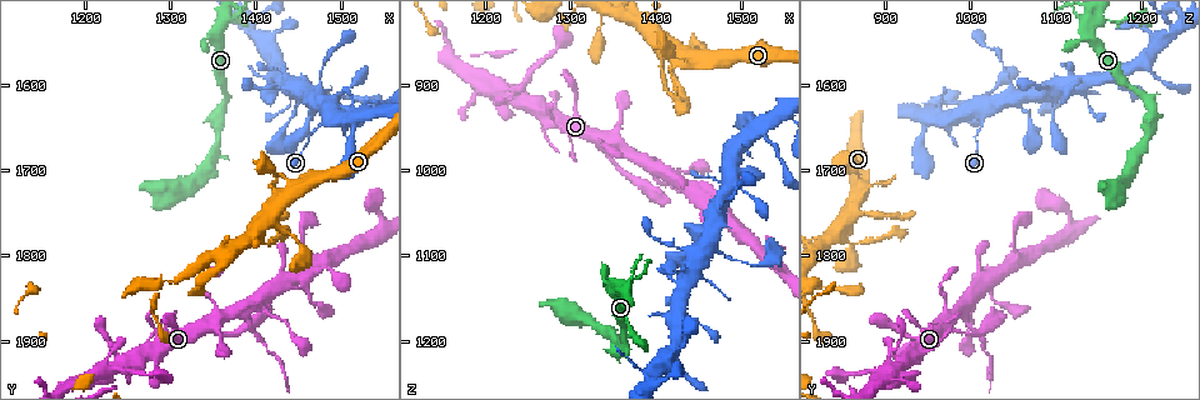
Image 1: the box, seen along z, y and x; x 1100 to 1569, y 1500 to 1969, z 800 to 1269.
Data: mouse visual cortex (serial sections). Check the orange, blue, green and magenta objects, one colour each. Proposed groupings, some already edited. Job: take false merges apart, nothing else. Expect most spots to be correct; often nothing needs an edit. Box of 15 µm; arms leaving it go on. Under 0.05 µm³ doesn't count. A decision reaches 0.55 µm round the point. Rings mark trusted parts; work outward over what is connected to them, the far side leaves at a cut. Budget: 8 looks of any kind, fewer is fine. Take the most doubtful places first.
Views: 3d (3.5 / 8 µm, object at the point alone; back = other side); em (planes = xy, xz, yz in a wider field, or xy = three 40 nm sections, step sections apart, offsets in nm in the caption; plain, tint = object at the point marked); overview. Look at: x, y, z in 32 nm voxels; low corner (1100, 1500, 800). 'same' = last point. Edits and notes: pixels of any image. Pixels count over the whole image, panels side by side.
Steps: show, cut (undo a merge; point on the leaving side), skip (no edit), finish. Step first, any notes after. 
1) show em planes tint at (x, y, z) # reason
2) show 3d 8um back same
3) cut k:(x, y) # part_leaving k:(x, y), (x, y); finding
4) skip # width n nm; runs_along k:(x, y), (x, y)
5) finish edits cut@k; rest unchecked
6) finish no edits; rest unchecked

show 3d 3.5um at (1410, 1785, 860) # sudden change in width

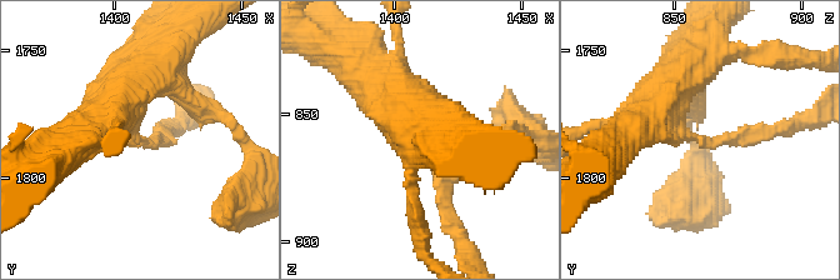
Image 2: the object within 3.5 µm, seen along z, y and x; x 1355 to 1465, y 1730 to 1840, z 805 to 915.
show em xy step 5 tint at (1409, 1784, 856) # arm_widths 150, 600 nm; need the tissue

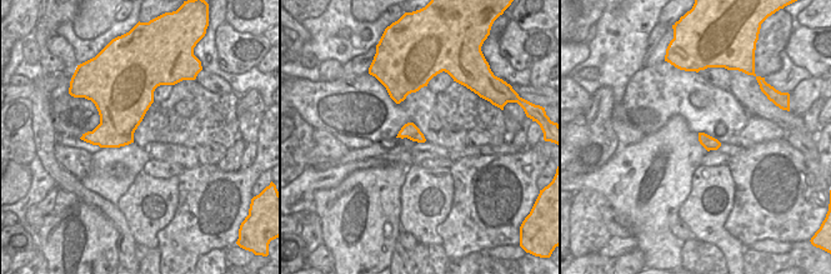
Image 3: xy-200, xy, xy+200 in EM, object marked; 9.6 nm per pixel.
skip # runs_along 2:(679, 76), (660, 103), (681, 134), (765, 134); one cell here

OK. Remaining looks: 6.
show 3d 3.5um at (1455, 1615, 1100)

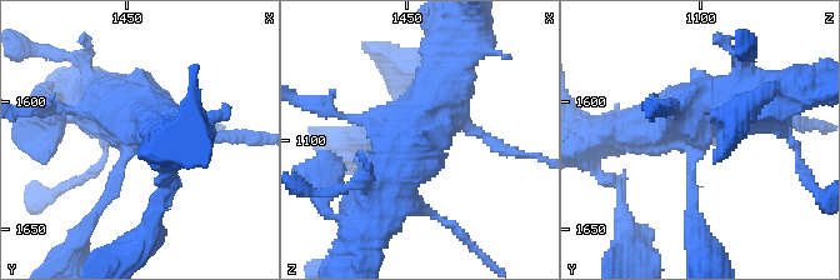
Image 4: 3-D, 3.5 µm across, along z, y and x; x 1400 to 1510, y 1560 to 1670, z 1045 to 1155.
show em xy step 3 tint at (1453, 1616, 1097)

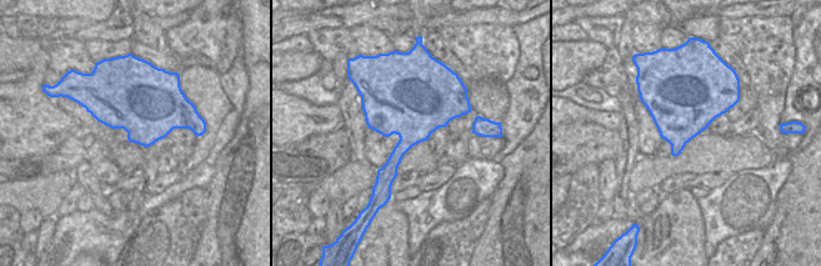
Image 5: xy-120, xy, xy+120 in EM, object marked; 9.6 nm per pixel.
skip # runs_along 4:(454, 49), (450, 80), (384, 183); all the same cell

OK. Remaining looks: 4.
show 3d 3.5um back at (1385, 1865, 985) # branch point

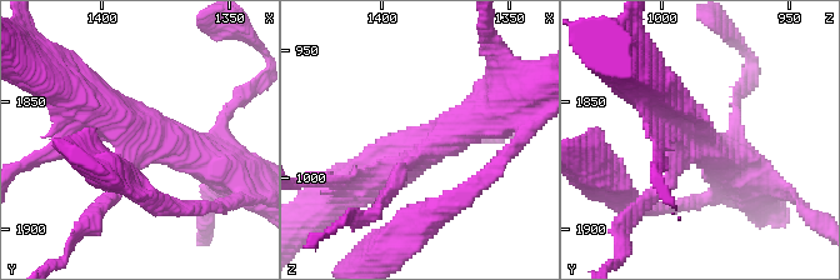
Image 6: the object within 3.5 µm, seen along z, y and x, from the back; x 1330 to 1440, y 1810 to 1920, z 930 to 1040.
show em planes tint at (1382, 1862, 989) # arms 3; arm_widths 200, 500, 500 nm; shape alone is not enough

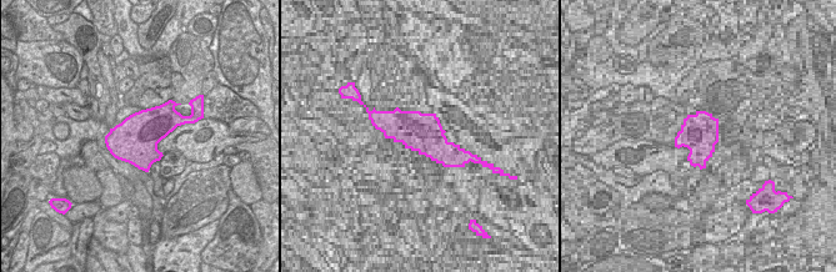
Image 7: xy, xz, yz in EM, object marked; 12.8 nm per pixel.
skip # runs_along 6:(494, 109), (386, 173), (364, 176); one cell here

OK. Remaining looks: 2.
show 3d 8um at (1515, 1640, 950)

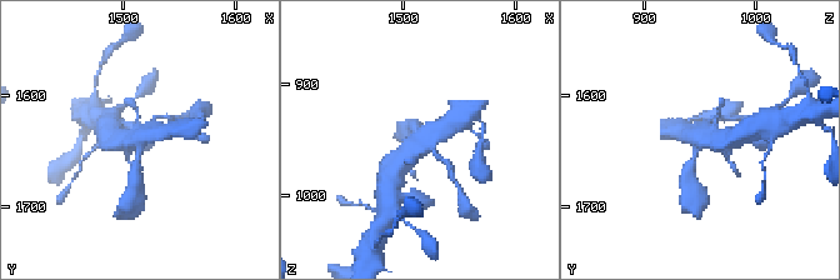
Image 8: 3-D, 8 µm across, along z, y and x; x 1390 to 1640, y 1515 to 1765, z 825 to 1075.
show em xy step 2 tint at (1516, 1642, 950)

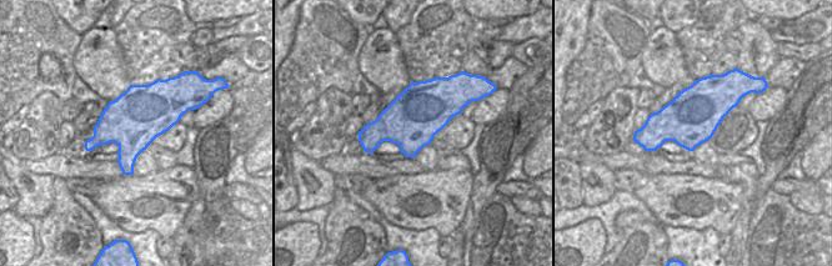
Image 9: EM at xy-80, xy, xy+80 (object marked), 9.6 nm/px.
skip # width 550 nm; runs_along 8:(731, 138), (706, 135), (689, 166); continuous, no second cell

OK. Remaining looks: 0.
finish no edits; rest unchecked

